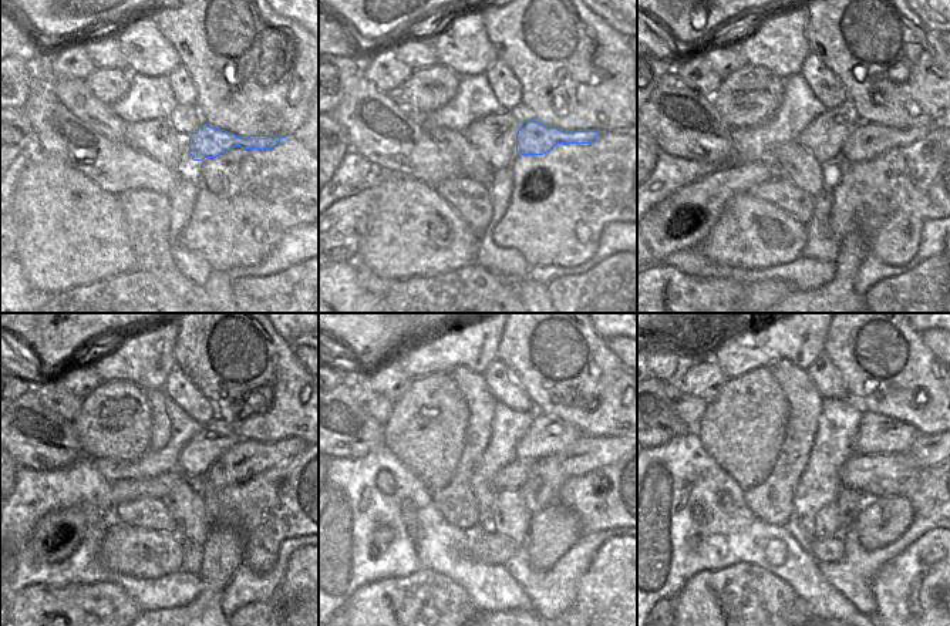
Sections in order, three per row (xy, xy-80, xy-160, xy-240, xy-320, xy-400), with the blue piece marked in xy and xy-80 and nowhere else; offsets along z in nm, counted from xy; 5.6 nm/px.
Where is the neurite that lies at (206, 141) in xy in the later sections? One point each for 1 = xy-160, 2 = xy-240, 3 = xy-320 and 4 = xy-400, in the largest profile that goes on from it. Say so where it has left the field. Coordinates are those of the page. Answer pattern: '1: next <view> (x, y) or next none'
1: next xy-160 (866, 141)
2: next xy-240 (249, 457)
3: next xy-320 (586, 454)
4: next xy-400 (926, 451)

